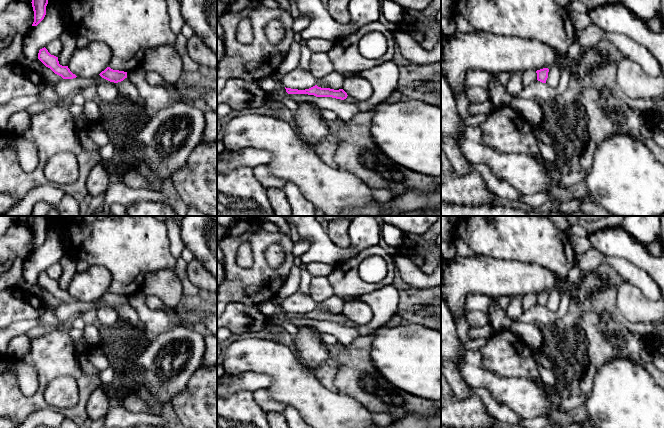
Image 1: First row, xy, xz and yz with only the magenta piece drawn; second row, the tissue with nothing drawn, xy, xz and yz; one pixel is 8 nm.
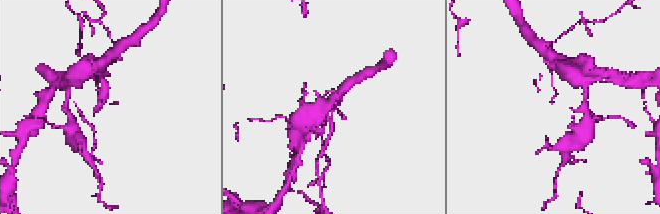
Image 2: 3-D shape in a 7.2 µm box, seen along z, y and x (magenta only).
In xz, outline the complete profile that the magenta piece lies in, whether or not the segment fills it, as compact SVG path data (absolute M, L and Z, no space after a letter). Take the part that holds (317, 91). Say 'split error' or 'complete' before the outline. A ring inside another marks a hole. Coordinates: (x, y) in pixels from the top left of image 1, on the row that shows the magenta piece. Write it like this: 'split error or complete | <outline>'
complete | M317 85L305 90L291 89L286 87L285 89L288 94L308 94L316 97L332 97L341 100L346 99L348 96L343 89L334 90L330 88L321 88Z

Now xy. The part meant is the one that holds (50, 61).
complete | M45 47L39 50L38 59L63 79L73 79L77 77L70 71L68 66L60 65L58 57L51 55Z

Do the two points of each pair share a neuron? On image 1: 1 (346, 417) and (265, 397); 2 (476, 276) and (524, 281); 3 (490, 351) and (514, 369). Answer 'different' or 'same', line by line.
1: different
2: same
3: same

